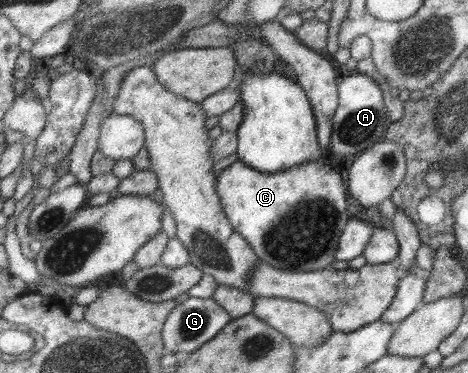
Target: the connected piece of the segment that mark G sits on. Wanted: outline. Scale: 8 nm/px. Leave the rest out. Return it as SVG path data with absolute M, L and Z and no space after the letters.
M187 297L185 301L177 303L165 318L161 330L163 353L188 354L196 350L201 344L208 342L218 331L221 331L231 317L212 299Z

